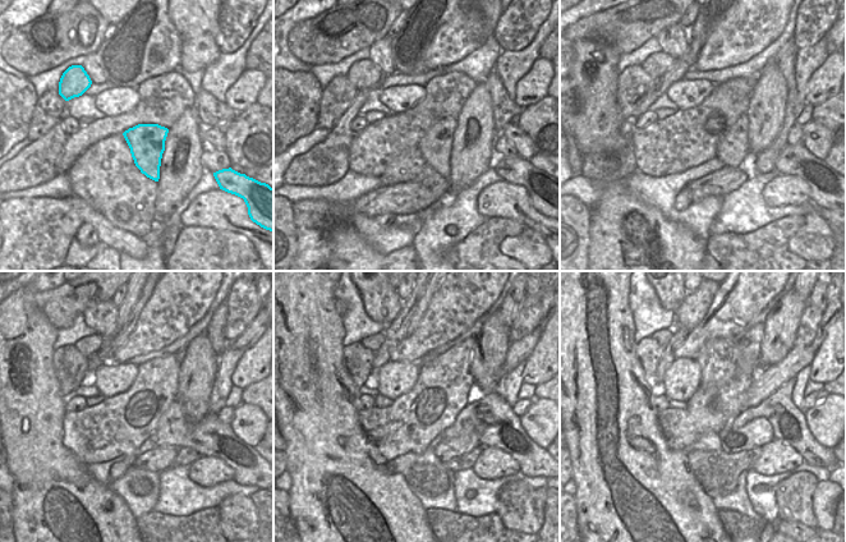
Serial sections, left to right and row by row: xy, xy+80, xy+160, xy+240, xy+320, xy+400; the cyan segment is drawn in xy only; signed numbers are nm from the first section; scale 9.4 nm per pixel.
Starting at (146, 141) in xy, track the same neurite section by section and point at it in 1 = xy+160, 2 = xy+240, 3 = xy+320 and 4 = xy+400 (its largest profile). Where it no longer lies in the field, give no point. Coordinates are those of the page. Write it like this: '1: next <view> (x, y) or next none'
1: next xy+160 (732, 150)
2: next xy+240 (210, 437)
3: next xy+320 (487, 416)
4: next xy+400 (789, 423)

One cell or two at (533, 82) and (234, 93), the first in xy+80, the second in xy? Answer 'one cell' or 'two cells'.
one cell

